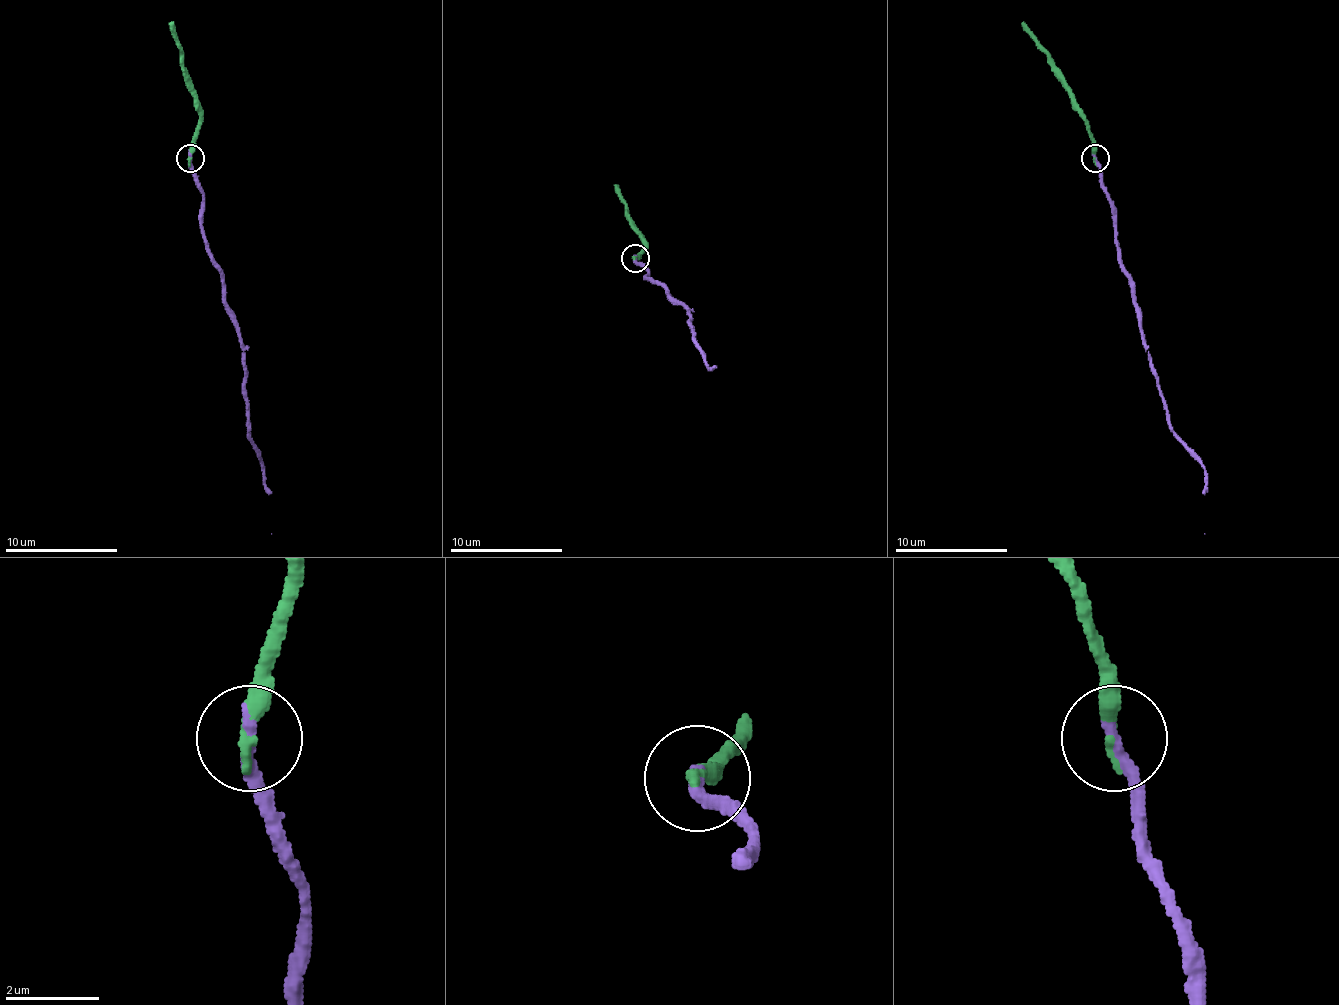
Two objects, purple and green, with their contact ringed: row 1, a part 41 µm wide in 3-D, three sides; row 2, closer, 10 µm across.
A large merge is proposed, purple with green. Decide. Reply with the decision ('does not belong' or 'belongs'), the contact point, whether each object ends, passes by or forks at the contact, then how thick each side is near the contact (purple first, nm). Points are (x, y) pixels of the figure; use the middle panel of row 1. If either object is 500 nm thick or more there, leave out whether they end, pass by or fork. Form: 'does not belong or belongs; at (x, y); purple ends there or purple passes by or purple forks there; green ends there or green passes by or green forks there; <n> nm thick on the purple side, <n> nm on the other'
belongs; at (635, 258); purple ends there; green ends there; 320 nm thick on the purple side, 300 nm on the other

